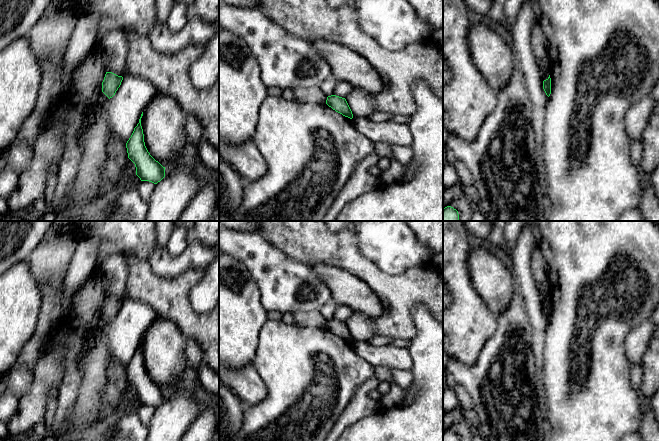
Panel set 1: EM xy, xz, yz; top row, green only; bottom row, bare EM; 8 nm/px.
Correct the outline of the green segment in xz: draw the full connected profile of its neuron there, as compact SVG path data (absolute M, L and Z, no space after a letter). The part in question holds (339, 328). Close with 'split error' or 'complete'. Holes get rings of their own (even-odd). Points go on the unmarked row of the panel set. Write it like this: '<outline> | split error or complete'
M331 319L327 321L326 328L336 336L342 338L343 340L348 341L350 343L353 342L352 335L345 322L336 319Z | complete

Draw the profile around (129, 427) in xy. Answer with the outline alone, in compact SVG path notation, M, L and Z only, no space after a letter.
M107 409L102 421L94 429L93 437L97 441L146 441L148 427L140 420L137 413L128 412L116 423L110 422L111 411Z

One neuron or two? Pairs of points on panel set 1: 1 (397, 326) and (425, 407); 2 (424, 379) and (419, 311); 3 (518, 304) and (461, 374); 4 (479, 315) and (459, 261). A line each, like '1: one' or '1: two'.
1: two
2: one
3: one
4: one

